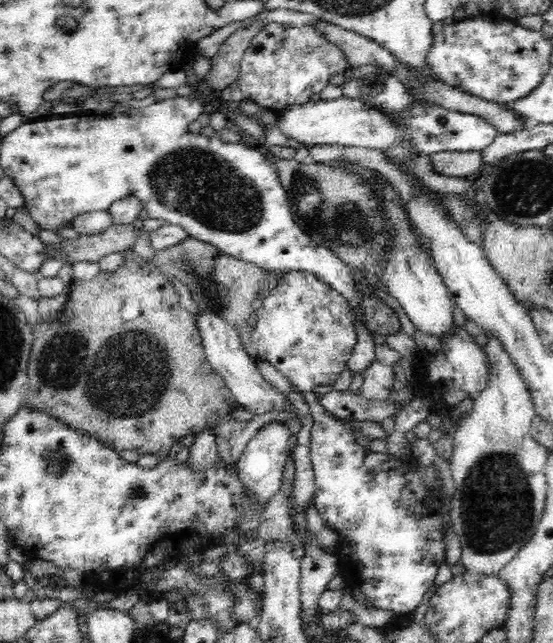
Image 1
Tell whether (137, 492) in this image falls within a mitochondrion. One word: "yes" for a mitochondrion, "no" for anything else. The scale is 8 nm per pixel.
yes

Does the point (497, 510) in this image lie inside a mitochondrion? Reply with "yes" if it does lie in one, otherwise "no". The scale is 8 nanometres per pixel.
yes

